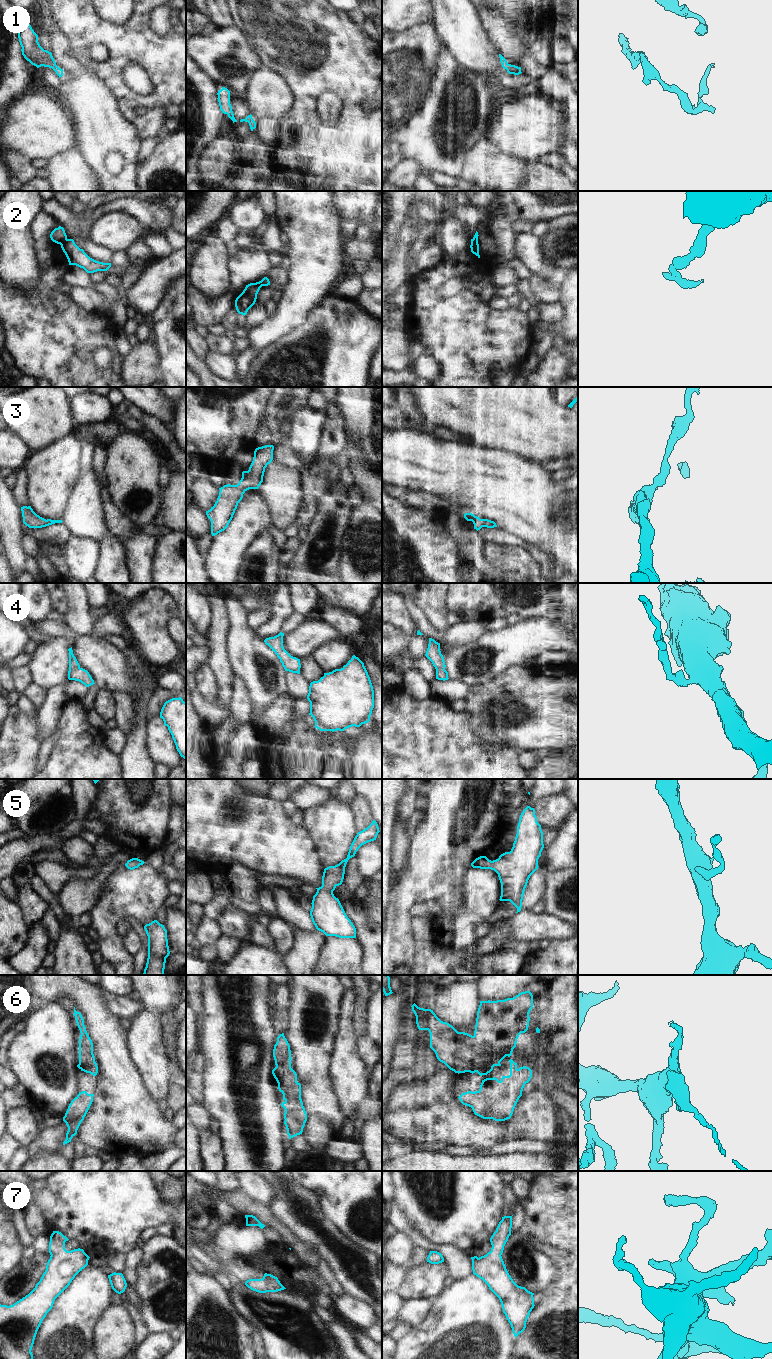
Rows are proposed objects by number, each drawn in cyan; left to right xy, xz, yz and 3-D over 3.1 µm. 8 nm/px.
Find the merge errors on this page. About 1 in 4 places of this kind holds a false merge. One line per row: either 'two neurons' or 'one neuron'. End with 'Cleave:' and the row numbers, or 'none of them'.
1: one neuron
2: two neurons
3: one neuron
4: one neuron
5: one neuron
6: one neuron
7: one neuron
Cleave: 2

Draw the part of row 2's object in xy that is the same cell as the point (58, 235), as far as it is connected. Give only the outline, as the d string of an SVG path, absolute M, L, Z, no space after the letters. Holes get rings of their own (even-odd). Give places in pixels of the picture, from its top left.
M59 226L51 232L50 238L53 242L62 245L66 241L67 235L64 228Z

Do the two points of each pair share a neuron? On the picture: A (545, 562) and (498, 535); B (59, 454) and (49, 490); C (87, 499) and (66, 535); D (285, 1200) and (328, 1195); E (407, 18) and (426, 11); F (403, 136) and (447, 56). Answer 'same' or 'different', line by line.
A: same
B: same
C: different
D: different
E: same
F: same

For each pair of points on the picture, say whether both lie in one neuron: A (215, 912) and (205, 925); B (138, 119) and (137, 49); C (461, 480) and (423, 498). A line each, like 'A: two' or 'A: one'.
A: two
B: one
C: two

